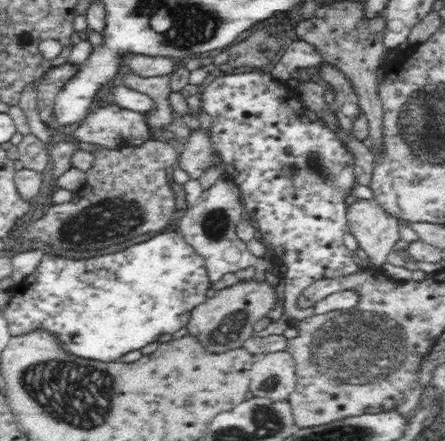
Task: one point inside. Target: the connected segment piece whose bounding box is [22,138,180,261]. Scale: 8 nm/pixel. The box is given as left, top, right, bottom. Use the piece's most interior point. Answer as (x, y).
(127, 194)

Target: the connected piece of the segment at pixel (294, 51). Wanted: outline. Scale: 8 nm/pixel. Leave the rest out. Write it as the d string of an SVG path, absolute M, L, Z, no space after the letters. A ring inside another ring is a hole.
M297 41L286 48L270 74L276 79L287 81L291 78L291 73L298 68L316 68L316 66L322 67L324 64L320 52L306 43Z

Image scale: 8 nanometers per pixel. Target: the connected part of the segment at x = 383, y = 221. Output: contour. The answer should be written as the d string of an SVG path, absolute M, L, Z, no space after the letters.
M374 199L362 200L348 212L349 232L355 236L360 248L368 254L369 261L375 266L382 265L388 255L394 252L394 246L400 242L400 225L401 221L388 214Z

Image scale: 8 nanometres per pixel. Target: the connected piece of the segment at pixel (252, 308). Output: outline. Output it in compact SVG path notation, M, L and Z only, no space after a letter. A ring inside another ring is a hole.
M239 282L230 288L224 288L202 304L190 311L186 323L186 335L201 343L207 354L224 354L242 347L242 343L254 333L253 326L276 306L276 290L270 284Z

